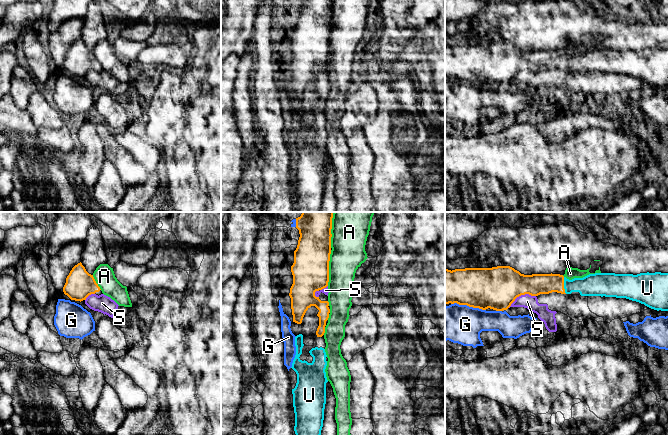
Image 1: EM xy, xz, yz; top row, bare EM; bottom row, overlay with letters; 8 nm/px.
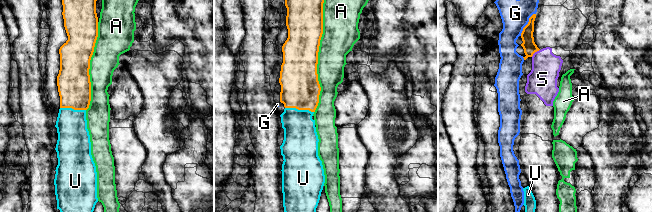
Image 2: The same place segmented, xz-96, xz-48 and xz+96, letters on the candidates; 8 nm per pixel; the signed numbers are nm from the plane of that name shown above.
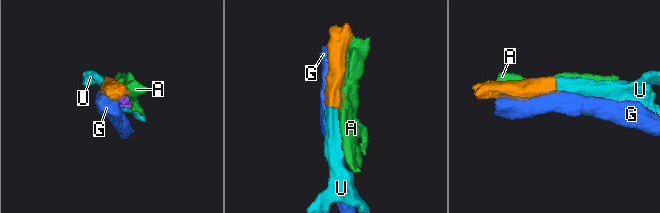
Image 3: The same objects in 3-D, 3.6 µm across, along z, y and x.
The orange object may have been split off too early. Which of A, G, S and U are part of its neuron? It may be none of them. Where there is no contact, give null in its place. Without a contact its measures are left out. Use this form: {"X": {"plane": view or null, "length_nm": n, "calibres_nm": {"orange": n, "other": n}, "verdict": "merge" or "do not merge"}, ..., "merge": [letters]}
{"A": {"plane": "xz", "length_nm": 280, "calibres_nm": {"orange": 280, "other": 320}, "verdict": "do not merge"}, "G": {"plane": "yz", "length_nm": 280, "calibres_nm": {"orange": 320, "other": 320}, "verdict": "do not merge"}, "S": {"plane": "yz", "length_nm": 240, "calibres_nm": {"orange": 340, "other": 110}, "verdict": "do not merge"}, "U": {"plane": "yz", "length_nm": 140, "calibres_nm": {"orange": 170, "other": 180}, "verdict": "merge"}, "merge": ["U"]}

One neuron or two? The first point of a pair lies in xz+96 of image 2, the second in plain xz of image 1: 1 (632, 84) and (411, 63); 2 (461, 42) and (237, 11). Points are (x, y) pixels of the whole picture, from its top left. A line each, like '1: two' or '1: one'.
1: one
2: two

